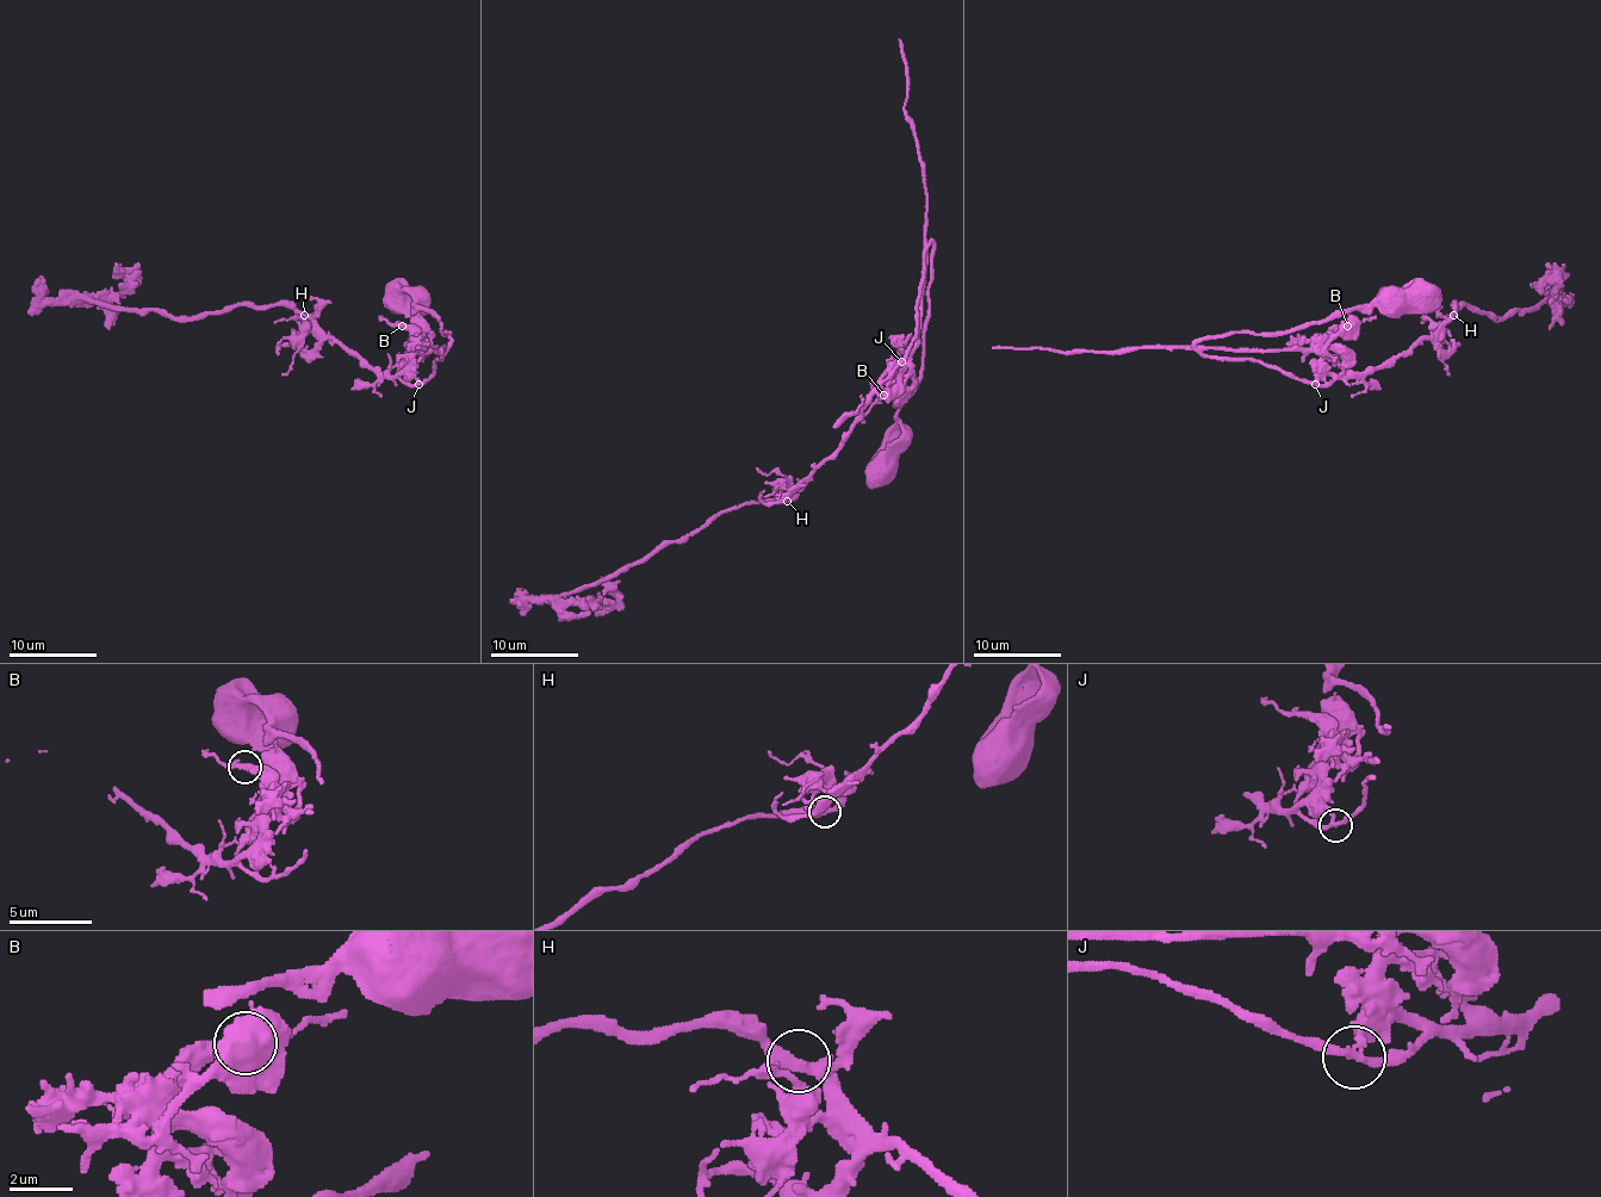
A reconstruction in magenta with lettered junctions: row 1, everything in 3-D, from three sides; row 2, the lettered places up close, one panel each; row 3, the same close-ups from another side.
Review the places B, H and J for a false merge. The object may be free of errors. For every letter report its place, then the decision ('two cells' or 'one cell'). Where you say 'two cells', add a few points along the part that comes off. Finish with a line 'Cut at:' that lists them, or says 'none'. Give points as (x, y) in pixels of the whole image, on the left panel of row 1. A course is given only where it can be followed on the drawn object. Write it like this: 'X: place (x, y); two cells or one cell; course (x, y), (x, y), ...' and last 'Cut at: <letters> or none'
B: place (402, 326); one cell
H: place (304, 315); one cell
J: place (419, 384); one cell
Cut at: none

